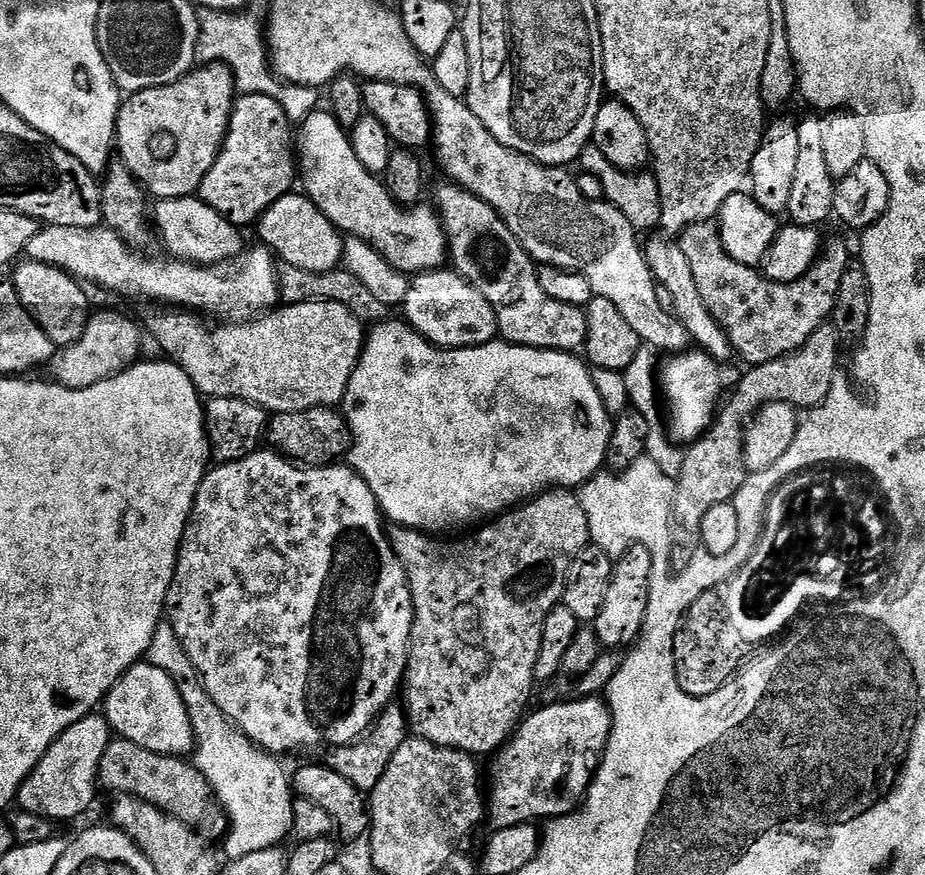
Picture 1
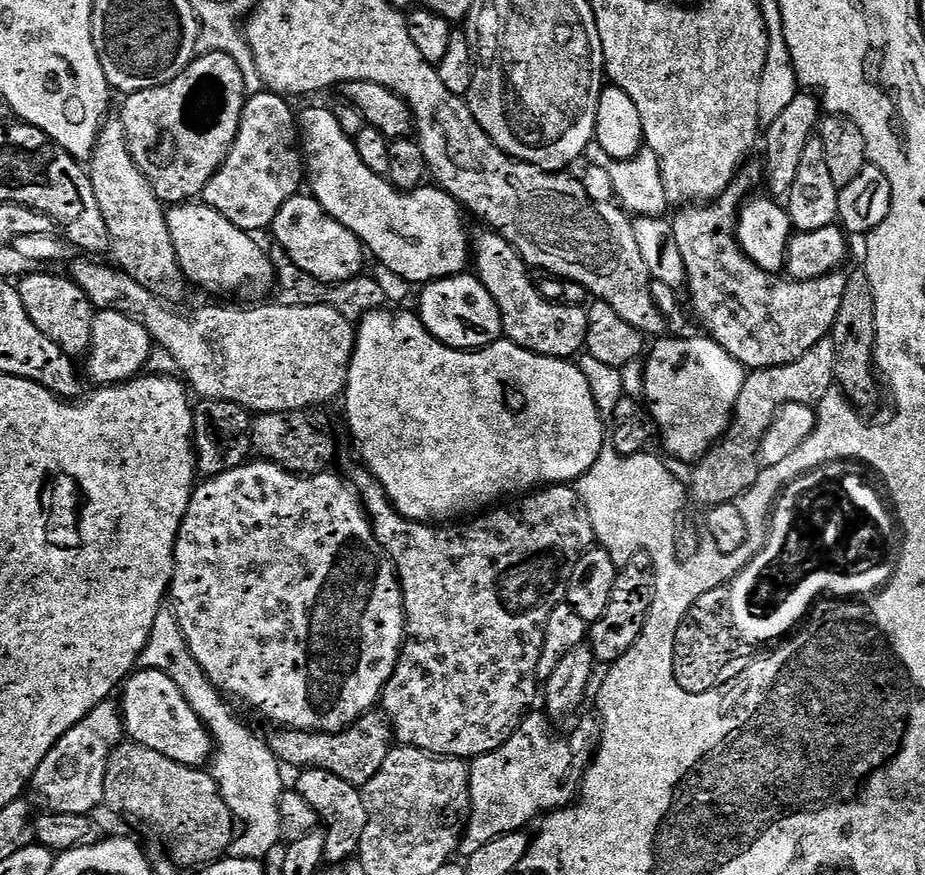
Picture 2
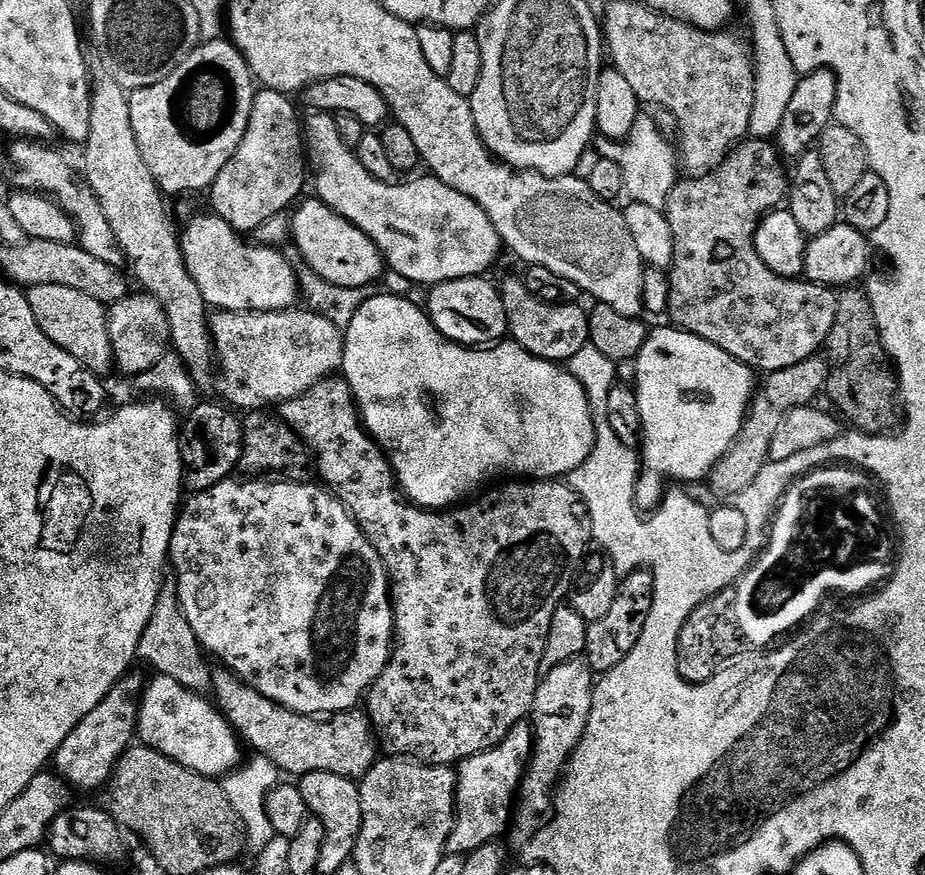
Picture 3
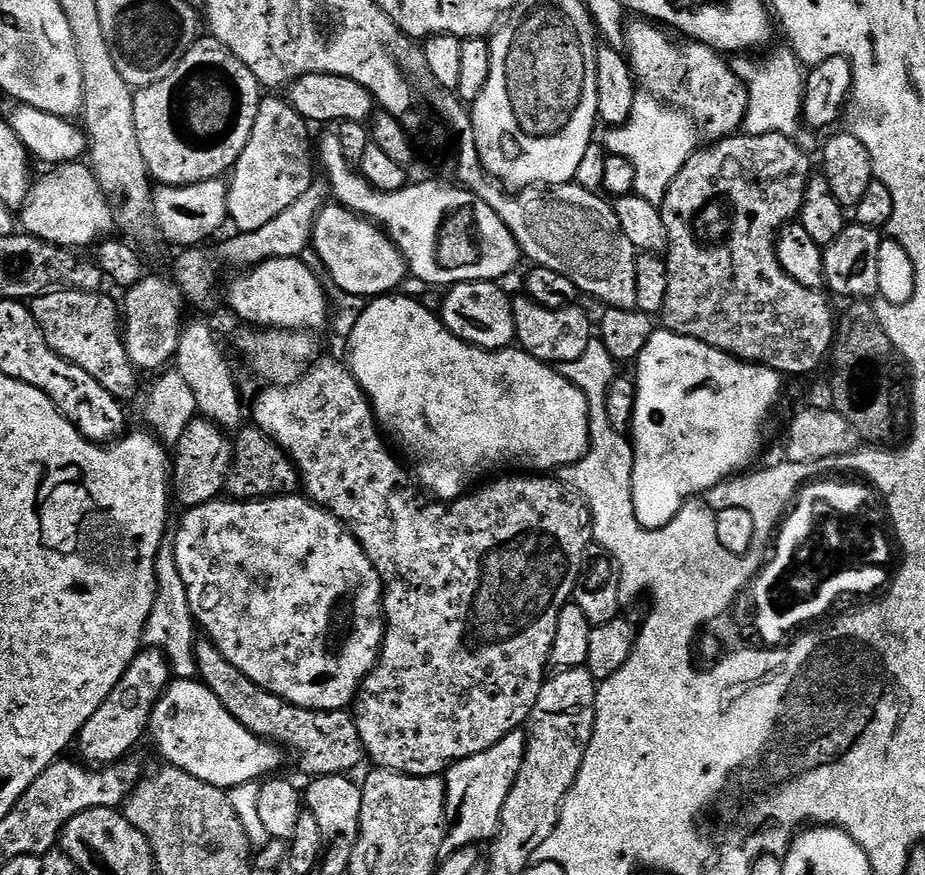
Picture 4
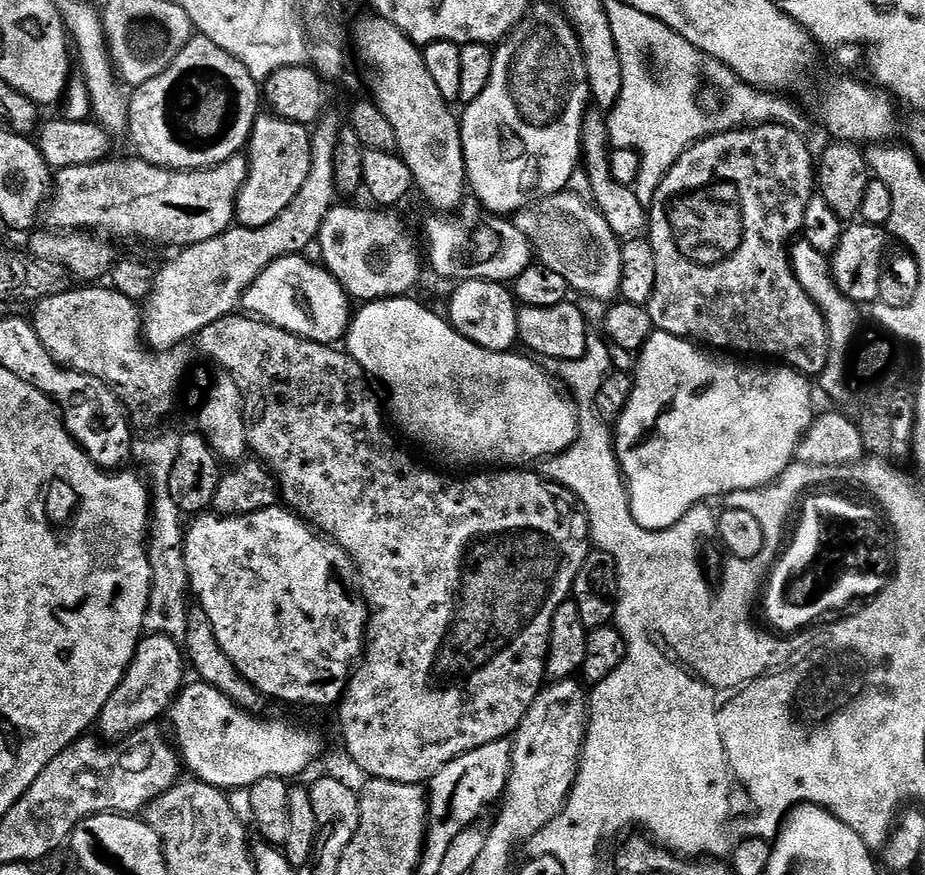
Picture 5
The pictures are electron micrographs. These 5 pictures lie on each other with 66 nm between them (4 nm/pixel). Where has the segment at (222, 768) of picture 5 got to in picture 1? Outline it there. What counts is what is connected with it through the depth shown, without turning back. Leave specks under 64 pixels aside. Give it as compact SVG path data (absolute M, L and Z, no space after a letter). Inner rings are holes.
M147 662L135 664L104 697L102 714L117 737L134 742L146 750L160 752L163 756L179 756L181 758L187 757L193 751L194 737L190 726L190 714L186 714L182 694L178 694L170 674L158 670L153 664Z

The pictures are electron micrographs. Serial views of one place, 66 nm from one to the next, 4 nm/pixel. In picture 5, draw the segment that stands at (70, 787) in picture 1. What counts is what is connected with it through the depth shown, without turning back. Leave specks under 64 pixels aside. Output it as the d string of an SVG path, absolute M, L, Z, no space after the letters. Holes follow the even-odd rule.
M145 635L136 647L136 653L122 682L114 690L114 694L110 694L106 706L100 711L99 735L105 741L115 742L134 734L139 728L155 725L156 719L160 715L161 719L171 709L185 687L184 668L186 672L186 656L177 641L169 636Z

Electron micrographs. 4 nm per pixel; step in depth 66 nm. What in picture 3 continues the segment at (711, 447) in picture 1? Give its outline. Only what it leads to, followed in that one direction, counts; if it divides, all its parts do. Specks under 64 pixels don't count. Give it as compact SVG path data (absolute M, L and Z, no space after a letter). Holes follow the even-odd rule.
M823 355L812 356L806 362L798 362L798 366L790 366L786 370L767 373L762 383L754 393L754 399L744 418L744 425L732 448L722 459L712 467L710 481L716 492L725 492L728 498L735 497L737 492L746 490L758 474L762 474L765 464L768 463L770 442L774 442L774 434L782 418L791 408L807 408L813 403L816 395L823 393L828 378L828 362Z

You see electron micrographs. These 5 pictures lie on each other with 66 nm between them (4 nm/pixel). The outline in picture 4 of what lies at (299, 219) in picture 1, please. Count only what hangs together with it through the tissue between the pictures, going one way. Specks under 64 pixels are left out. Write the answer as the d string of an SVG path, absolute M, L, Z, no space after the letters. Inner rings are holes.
M321 207L320 211L316 213L316 223L312 227L310 239L311 251L316 251L316 256L324 263L329 278L340 287L338 289L341 293L348 293L352 296L375 298L395 293L399 289L396 287L403 282L404 276L406 278L405 260L400 255L399 249L372 221L361 218L347 208L333 207Z

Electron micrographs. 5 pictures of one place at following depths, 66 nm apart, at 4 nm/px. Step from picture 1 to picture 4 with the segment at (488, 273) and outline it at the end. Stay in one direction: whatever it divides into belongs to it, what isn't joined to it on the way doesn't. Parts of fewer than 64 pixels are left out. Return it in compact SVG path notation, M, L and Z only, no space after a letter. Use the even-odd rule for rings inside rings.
M520 294L512 300L512 317L516 327L515 343L535 360L542 360L549 366L569 364L588 349L594 340L594 324L588 321L580 306L566 308L543 308L527 296Z

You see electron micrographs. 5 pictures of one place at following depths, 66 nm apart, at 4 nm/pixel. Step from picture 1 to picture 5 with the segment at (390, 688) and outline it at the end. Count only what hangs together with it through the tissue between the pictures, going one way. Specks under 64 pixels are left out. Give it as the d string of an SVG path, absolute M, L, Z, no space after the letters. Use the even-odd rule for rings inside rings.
M287 506L263 508L245 516L218 516L209 510L197 515L193 520L196 521L193 524L191 521L184 533L184 562L188 587L195 603L206 614L206 618L210 618L214 638L218 638L218 646L226 650L226 658L230 658L230 662L238 666L240 673L259 690L261 697L273 696L274 699L285 700L288 704L313 704L316 708L324 708L327 704L339 705L354 671L354 665L361 659L362 649L366 644L368 622L366 596L358 579L356 563L348 557L346 550L342 550L342 546L338 546L335 540L321 534Z

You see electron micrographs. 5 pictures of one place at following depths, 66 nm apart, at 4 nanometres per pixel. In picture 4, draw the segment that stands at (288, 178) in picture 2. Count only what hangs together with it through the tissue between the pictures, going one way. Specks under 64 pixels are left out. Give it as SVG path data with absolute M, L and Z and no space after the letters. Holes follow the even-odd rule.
M261 99L258 106L258 114L254 118L254 126L250 130L250 138L246 142L246 150L238 158L236 167L231 169L230 177L226 184L228 192L227 219L237 225L239 231L249 232L258 230L258 226L266 226L270 218L278 218L286 206L290 206L295 200L303 196L310 187L312 178L312 162L314 166L314 148L308 145L309 121L303 120L287 99L268 100Z

